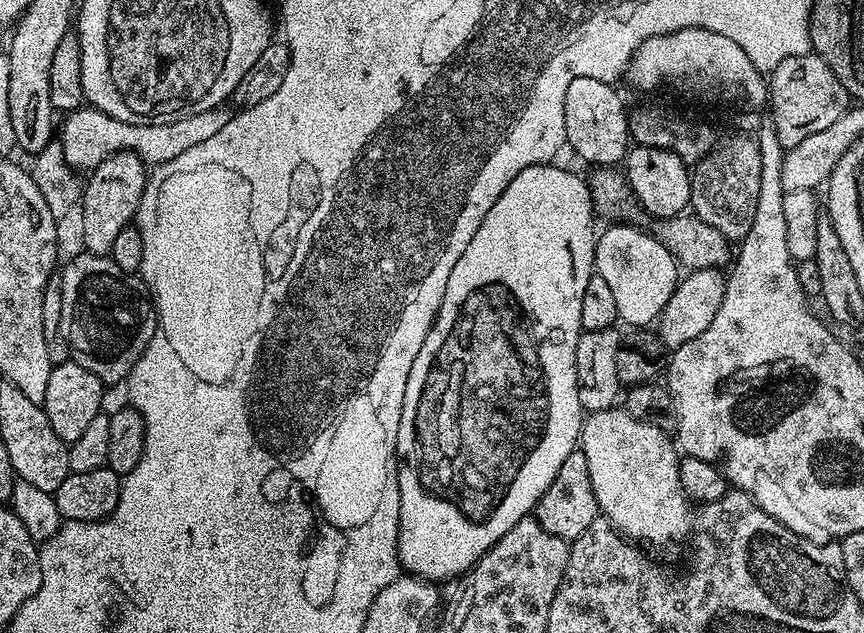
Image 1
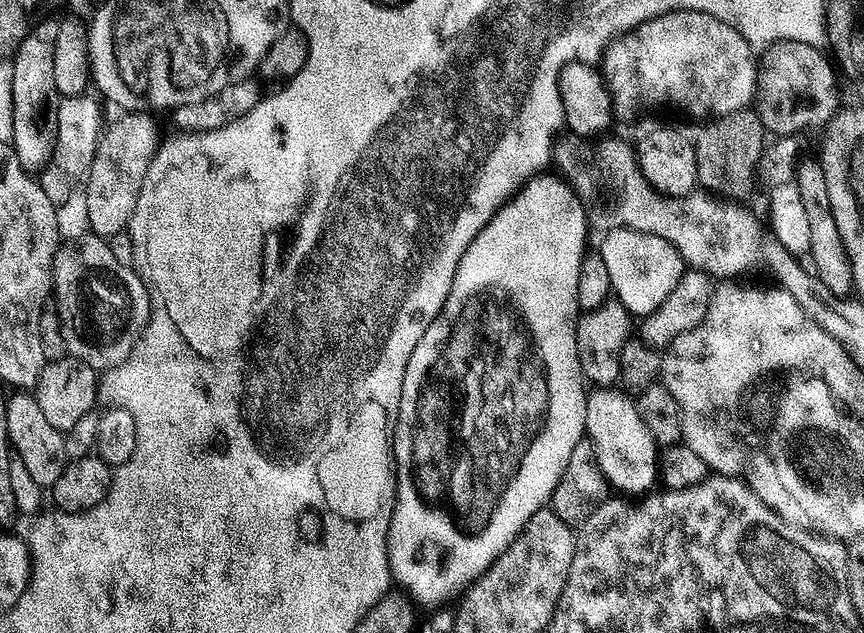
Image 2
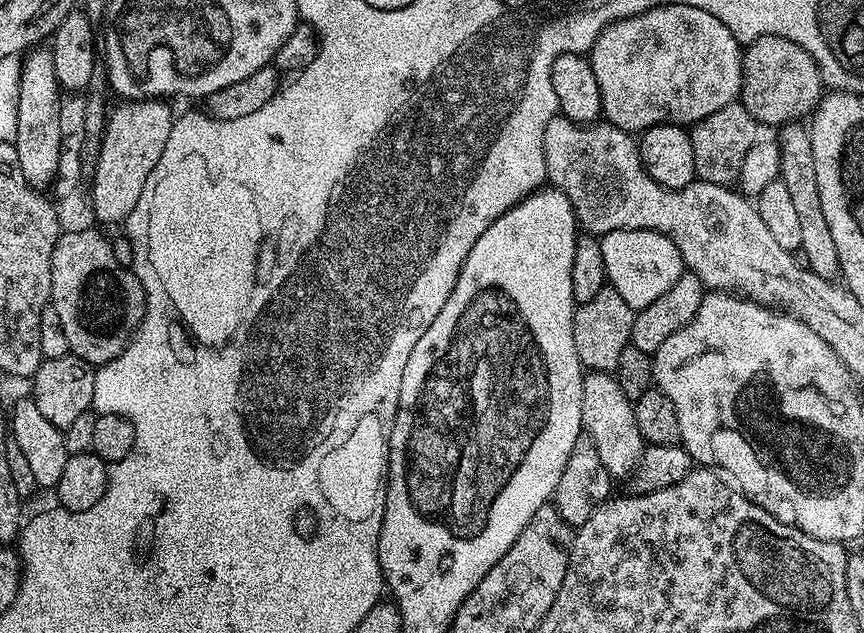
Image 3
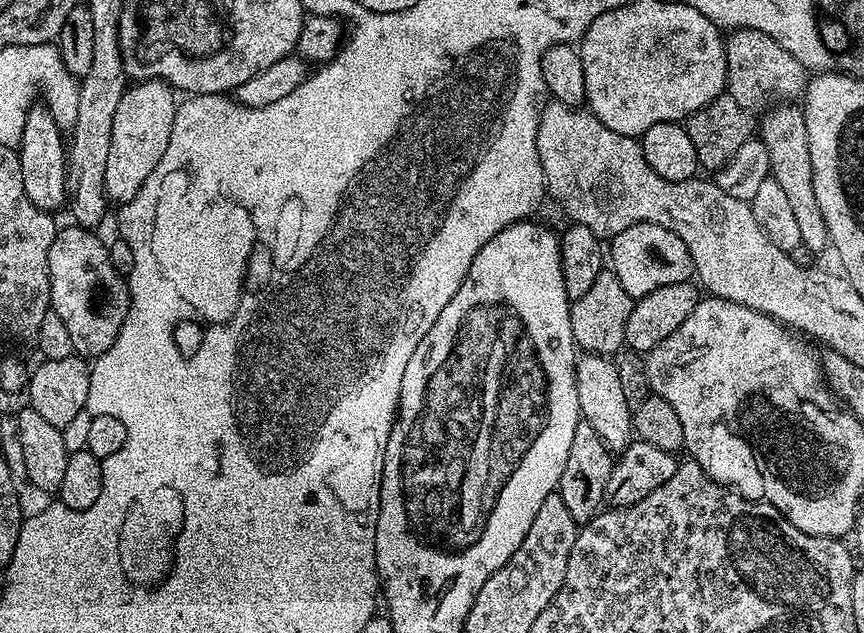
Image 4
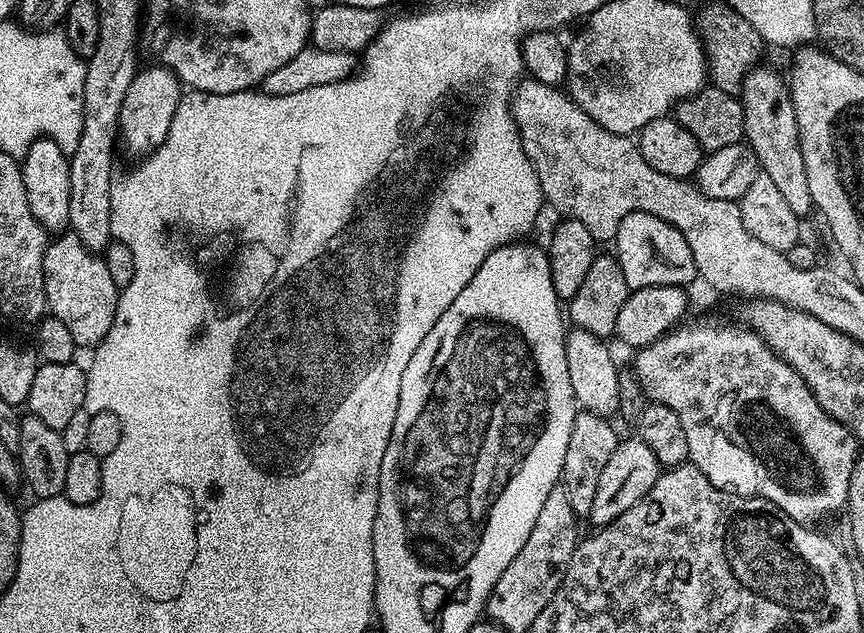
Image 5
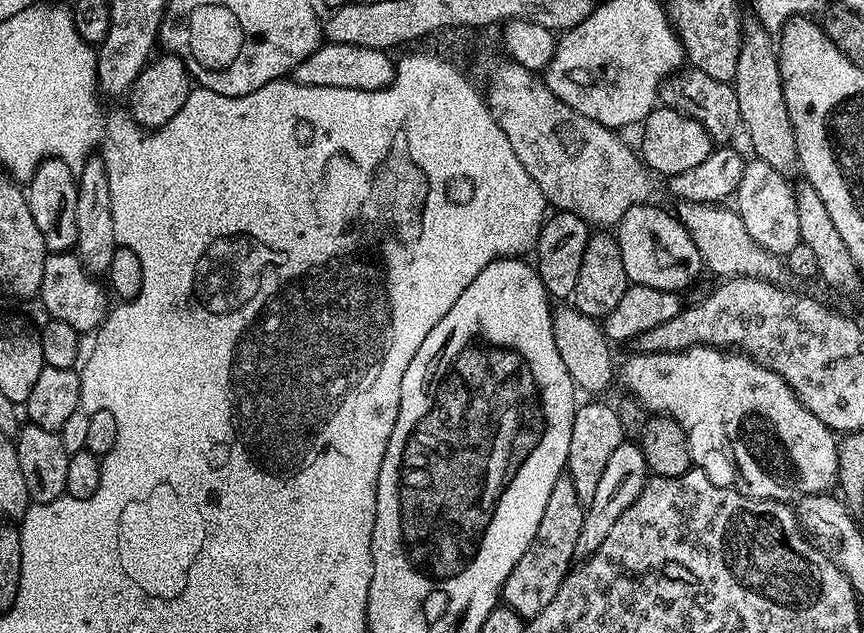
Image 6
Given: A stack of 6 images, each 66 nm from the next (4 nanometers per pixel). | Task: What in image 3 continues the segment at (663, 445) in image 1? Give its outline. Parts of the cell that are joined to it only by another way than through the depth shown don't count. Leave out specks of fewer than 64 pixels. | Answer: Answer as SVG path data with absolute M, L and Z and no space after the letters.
M589 371L584 378L584 397L582 398L583 431L594 442L602 464L613 478L628 476L637 471L644 459L646 441L638 430L636 409L633 401L622 394L622 386L615 375L607 372Z

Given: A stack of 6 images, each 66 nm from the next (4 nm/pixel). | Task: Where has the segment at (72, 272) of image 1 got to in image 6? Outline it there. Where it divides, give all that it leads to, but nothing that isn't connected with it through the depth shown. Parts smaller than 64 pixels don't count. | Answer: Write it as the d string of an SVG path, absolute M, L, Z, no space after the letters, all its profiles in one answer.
M75 251L45 255L38 301L48 311L47 315L51 319L66 322L66 326L74 326L74 330L81 334L95 333L110 311L109 293L105 285L101 281L100 285L96 280L99 279L93 273L87 272Z

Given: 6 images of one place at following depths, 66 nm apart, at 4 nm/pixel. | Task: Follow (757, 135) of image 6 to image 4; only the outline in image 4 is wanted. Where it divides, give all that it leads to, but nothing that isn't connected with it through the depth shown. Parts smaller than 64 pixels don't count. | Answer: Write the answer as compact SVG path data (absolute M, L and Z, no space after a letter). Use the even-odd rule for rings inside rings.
M780 102L763 113L764 121L758 124L758 139L770 154L770 176L782 186L794 218L798 222L800 243L814 254L829 247L826 218L818 210L818 198L814 194L814 170L810 166L810 138L806 138L806 118L803 107L792 102ZM765 115L765 116L764 116Z

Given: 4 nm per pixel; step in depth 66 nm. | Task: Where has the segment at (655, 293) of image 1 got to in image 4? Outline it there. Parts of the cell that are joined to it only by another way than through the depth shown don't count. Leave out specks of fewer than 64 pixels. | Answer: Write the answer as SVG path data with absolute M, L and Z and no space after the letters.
M642 222L634 226L626 226L622 234L611 237L612 264L610 270L622 282L622 290L634 298L650 294L650 290L658 290L658 286L670 286L674 282L692 280L694 269L690 250L686 250L686 242L678 238L666 226L658 226L650 222Z

